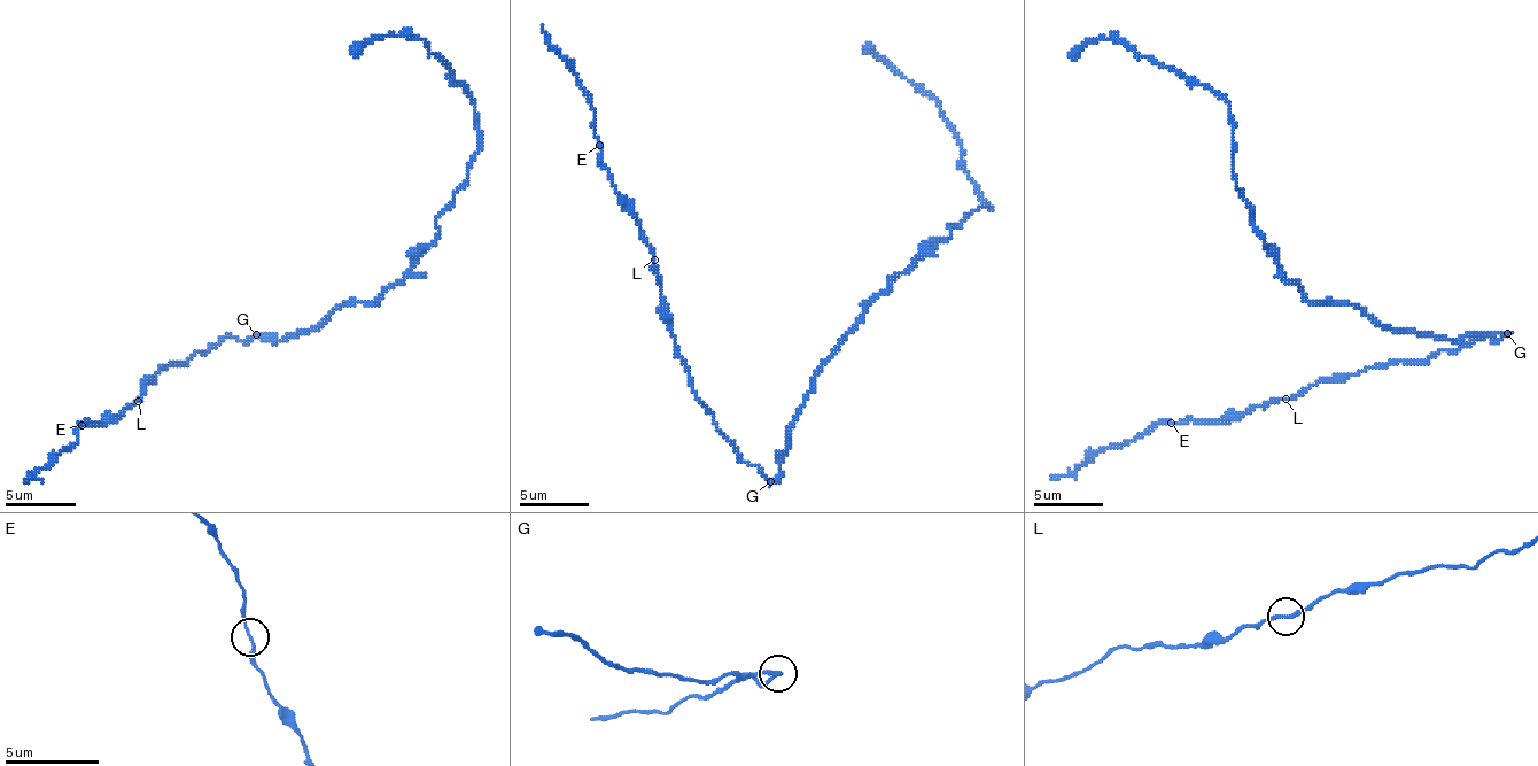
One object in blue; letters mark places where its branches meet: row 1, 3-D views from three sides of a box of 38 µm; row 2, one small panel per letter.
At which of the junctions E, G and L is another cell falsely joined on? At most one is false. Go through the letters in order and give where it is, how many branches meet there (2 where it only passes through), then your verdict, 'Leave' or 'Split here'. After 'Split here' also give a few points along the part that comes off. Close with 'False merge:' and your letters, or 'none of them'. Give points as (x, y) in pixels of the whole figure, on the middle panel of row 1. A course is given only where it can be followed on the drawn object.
E: Place: (599, 145). Branches: 2. Leave
G: Place: (770, 481). Branches: 2. Split here. Course of the part to remove: (769, 482), (815, 371), (887, 284), (947, 238), (947, 227), (989, 207), (933, 99), (863, 46)
L: Place: (654, 260). Branches: 2. Leave
False merge: G

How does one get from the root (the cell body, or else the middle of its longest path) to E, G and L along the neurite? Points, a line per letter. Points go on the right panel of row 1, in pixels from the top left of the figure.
E: (1435, 335), (1505, 332), (1424, 361), (1323, 378), (1289, 399), (1219, 419), (1170, 424)
G: (1435, 335), (1463, 340), (1481, 332), (1508, 332)
L: (1435, 335), (1505, 332), (1424, 361), (1323, 378), (1286, 399)

